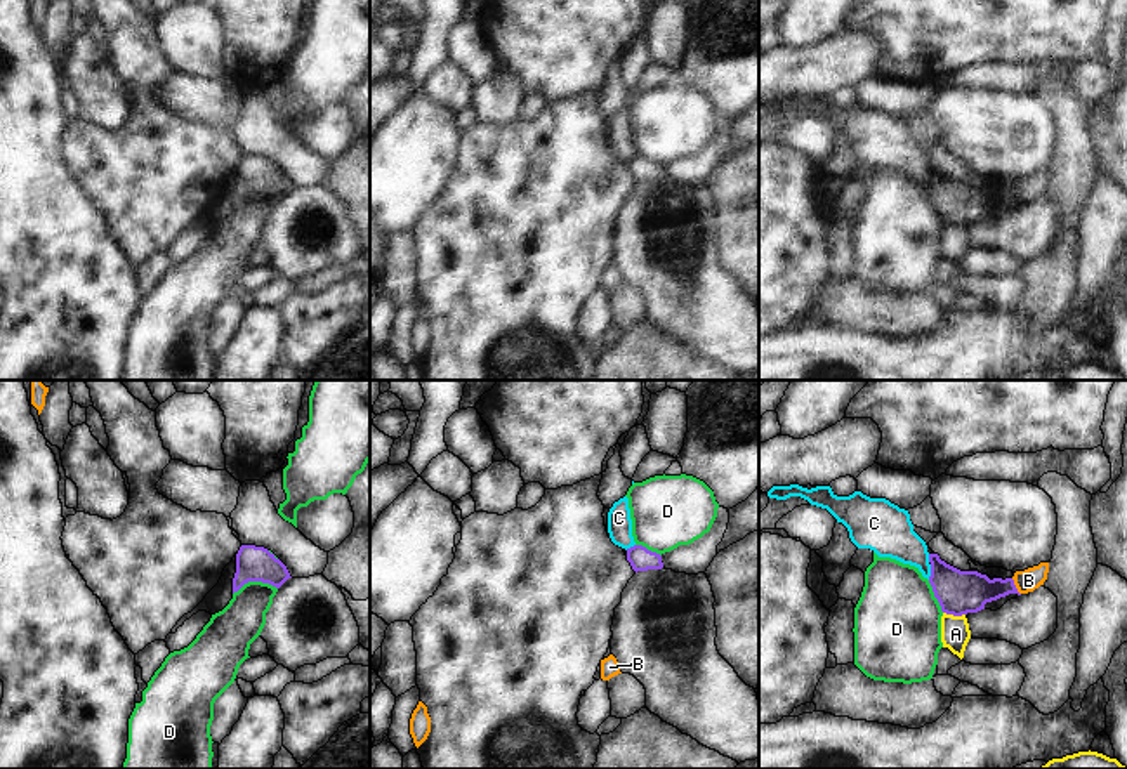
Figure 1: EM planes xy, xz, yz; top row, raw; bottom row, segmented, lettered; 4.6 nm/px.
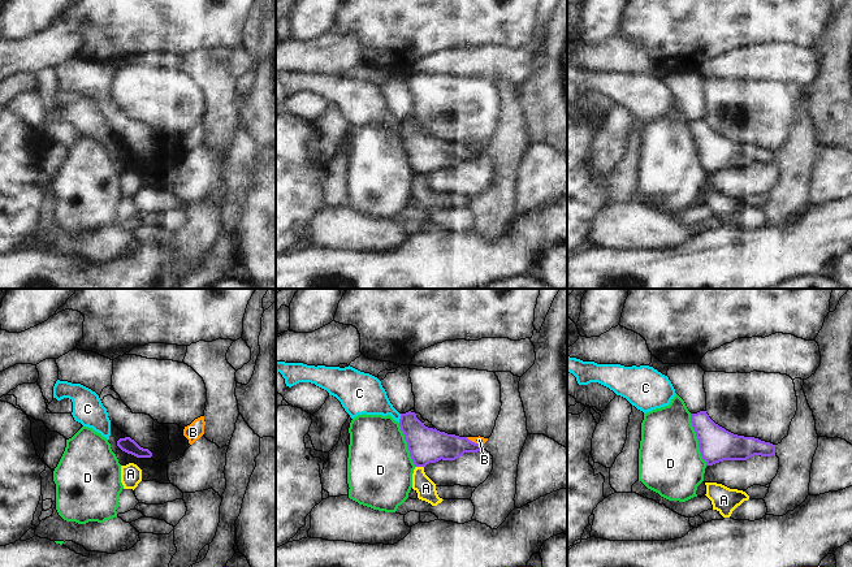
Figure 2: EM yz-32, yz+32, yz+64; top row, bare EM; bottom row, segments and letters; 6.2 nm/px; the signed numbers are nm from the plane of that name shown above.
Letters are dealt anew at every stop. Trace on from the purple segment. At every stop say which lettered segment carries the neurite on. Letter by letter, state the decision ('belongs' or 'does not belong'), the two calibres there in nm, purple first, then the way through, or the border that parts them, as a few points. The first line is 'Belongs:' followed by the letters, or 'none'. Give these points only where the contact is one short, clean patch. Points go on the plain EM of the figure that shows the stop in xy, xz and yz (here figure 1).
Belongs: B
A: does not belong; calibres 200 and 140 nm; border yz (943, 223), (964, 226)
B: belongs; calibres 200 and 100 nm; way yz (961, 203), (1014, 198), (1028, 191)
C: does not belong; calibres 200 and 200 nm; border yz (931, 176), (928, 190)
D: does not belong; calibres 160 and 200 nm; border xy (276, 198), (266, 193), (245, 193), (233, 205)

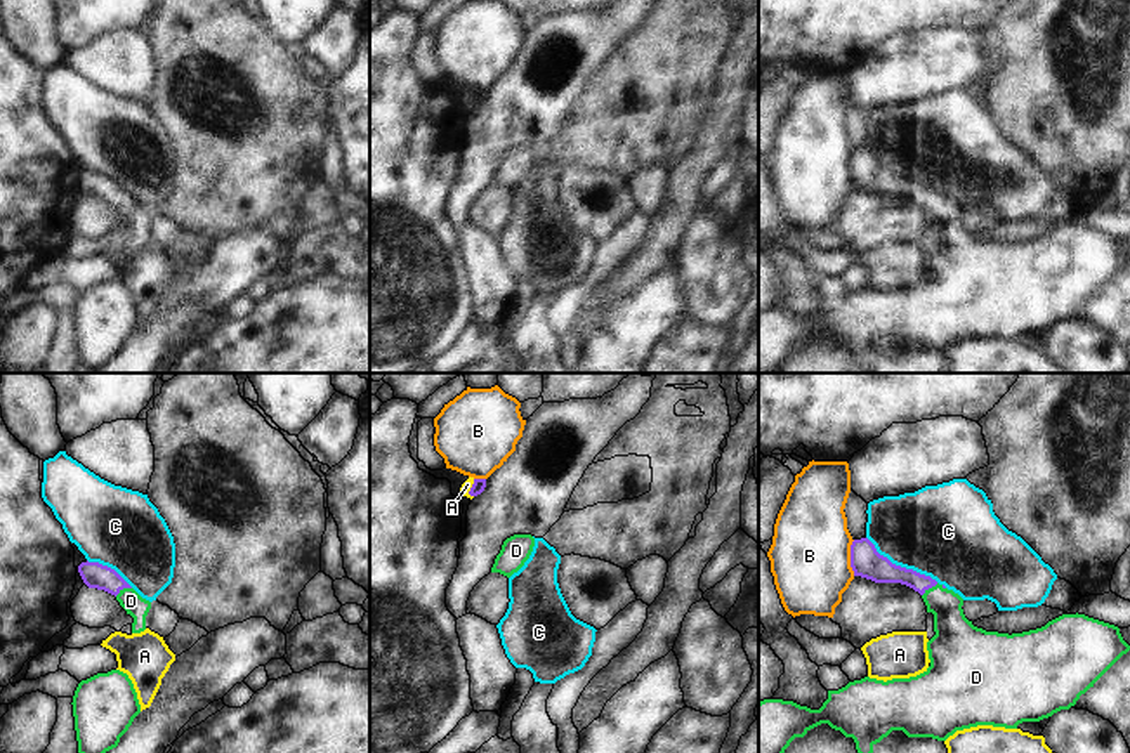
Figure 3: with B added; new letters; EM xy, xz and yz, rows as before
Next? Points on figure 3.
Belongs: D
A: does not belong; calibres 60 and 50 nm; border xz (474, 91), (469, 101), (471, 108)
B: does not belong; calibres 140 and 360 nm; border yz (854, 151), (851, 157), (853, 186)
C: does not belong; calibres 140 and 440 nm
D: belongs; calibres 120 and 100 nm; way xy (94, 186), (122, 200), (131, 212)

